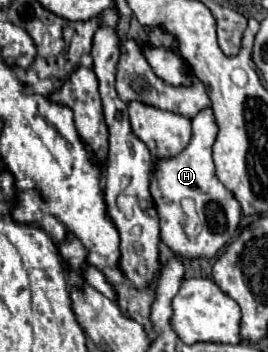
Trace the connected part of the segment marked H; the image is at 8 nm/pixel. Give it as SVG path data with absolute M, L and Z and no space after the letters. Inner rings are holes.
M211 108L201 110L193 120L193 134L189 146L177 154L175 158L167 158L159 162L159 170L151 178L151 194L155 198L155 206L161 222L161 238L165 246L169 246L179 258L213 258L217 252L233 238L241 210L239 202L231 196L231 192L215 178L215 166L211 158L211 148L217 138L217 122ZM191 198L197 206L197 216L201 220L197 232L187 232L187 214L181 208L181 200Z

